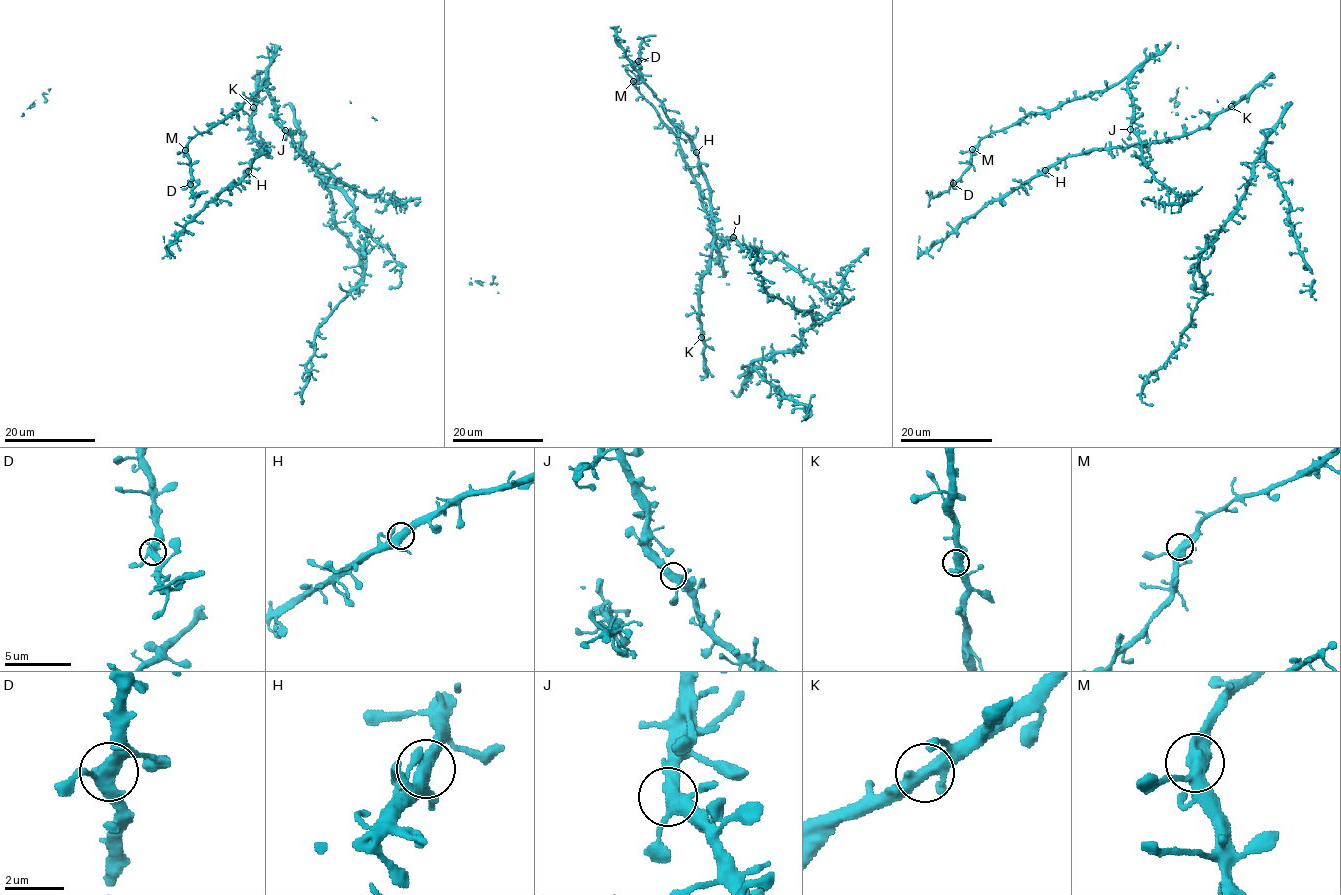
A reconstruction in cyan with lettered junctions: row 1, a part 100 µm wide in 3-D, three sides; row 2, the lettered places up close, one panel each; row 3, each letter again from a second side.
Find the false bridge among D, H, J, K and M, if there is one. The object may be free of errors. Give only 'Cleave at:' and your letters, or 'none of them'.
Cleave at: none of them

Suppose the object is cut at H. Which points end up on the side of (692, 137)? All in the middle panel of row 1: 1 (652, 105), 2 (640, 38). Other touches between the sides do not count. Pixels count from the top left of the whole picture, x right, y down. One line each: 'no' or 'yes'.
1: no
2: no

